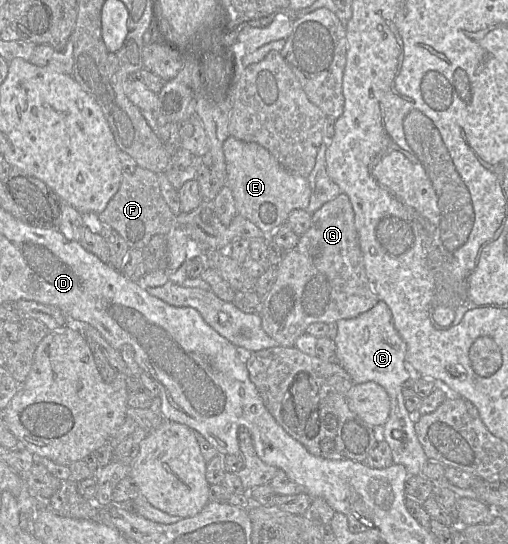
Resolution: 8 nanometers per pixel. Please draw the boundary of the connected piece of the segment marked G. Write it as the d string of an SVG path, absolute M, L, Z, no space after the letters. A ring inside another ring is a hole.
M340 193L312 214L310 228L299 238L298 244L285 253L278 266L277 278L270 291L262 297L262 327L280 346L294 347L296 340L315 322L336 323L356 318L379 302L367 277L363 254L355 227L354 210L349 197Z

